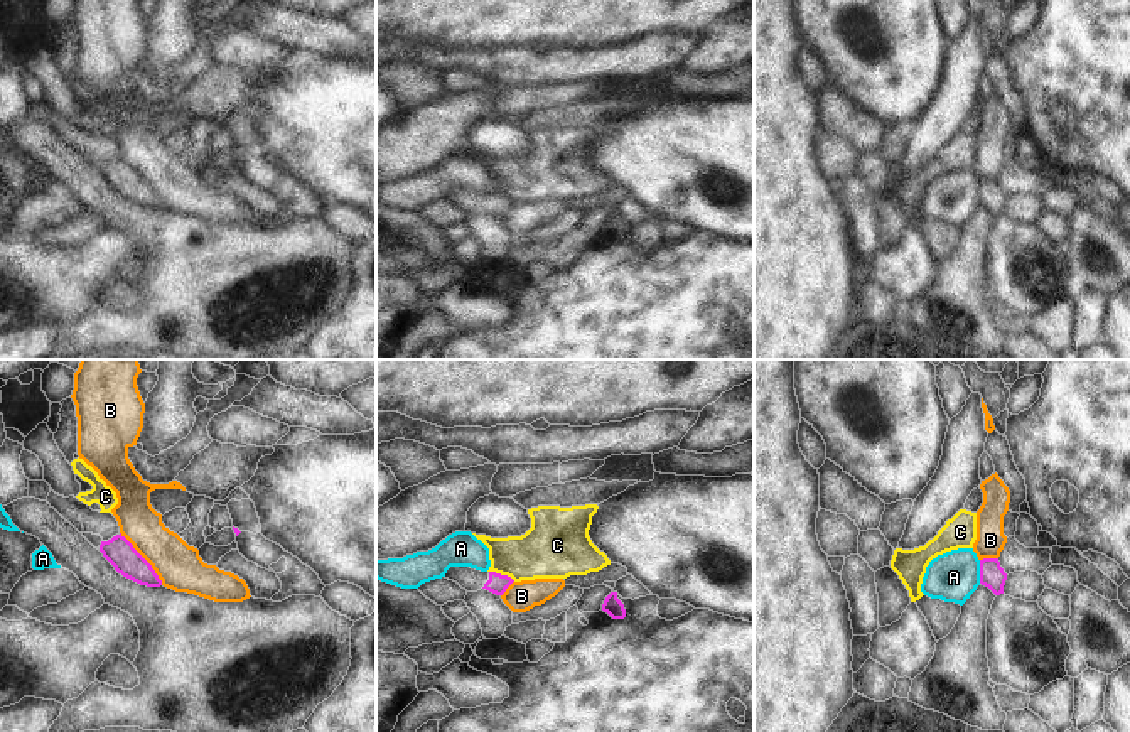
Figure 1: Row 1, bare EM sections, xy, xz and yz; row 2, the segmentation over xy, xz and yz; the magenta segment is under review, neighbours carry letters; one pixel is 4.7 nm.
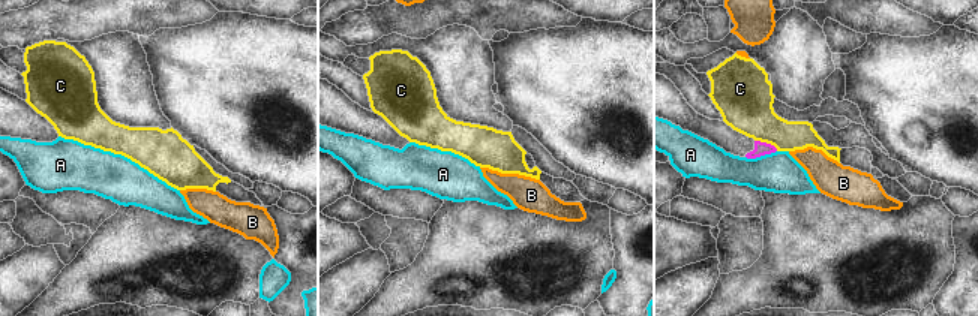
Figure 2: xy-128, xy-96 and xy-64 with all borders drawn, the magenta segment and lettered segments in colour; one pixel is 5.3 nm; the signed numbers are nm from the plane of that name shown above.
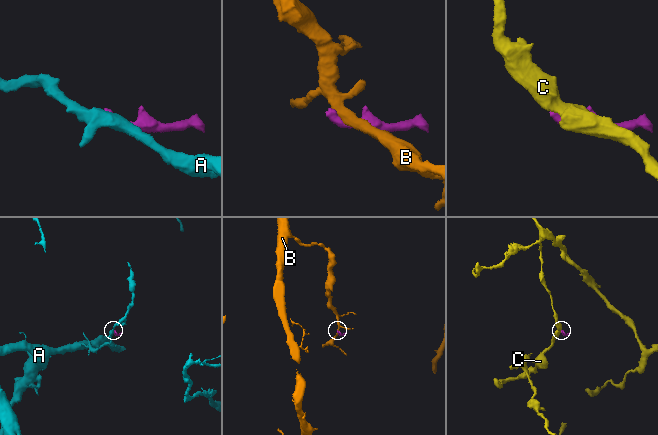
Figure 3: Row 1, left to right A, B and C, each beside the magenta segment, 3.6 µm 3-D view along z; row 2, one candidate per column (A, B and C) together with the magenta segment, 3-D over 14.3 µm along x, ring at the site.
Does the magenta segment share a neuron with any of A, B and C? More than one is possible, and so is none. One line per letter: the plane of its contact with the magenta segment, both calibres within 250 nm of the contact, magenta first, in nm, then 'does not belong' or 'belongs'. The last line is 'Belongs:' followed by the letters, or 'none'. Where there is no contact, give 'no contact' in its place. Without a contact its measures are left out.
A: meets magenta in yz; 120 nm thick on the magenta side, 240 nm on the other; does not belong
B: meets magenta in xy; 140 nm thick on the magenta side, 220 nm on the other; does not belong
C: meets magenta in xz; 90 nm thick on the magenta side, 280 nm on the other; does not belong
Belongs: none

